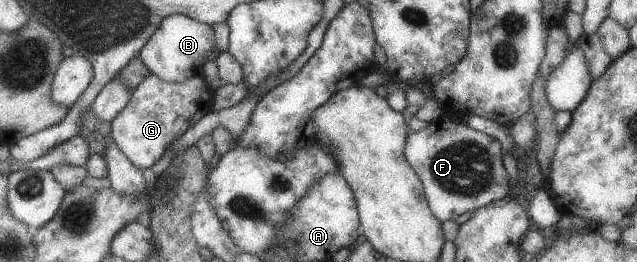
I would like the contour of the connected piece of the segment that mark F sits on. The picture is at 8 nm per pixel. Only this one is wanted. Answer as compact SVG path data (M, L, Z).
M445 116L429 122L423 129L409 131L404 145L405 159L422 183L429 209L440 224L453 221L465 211L472 212L510 193L507 173L501 163L502 155L501 146L495 138Z

